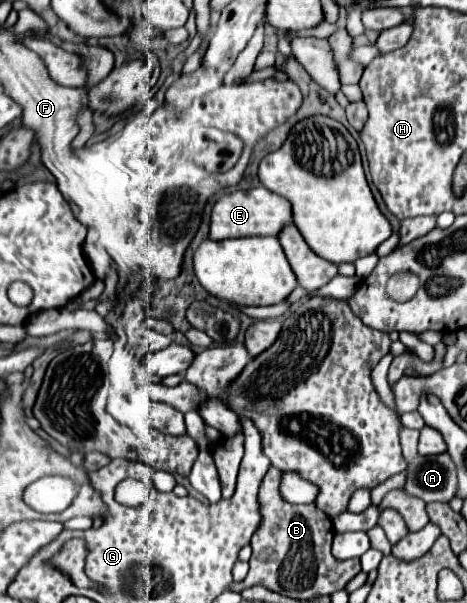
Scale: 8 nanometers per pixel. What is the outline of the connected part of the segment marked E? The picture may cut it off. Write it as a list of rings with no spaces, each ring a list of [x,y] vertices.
[[[256,187],[256,189],[248,189],[248,191],[234,191],[228,195],[222,195],[210,213],[210,239],[214,241],[222,241],[222,239],[230,239],[230,237],[252,237],[252,235],[278,235],[280,229],[290,221],[292,217],[292,209],[290,203],[264,189],[264,187]]]

